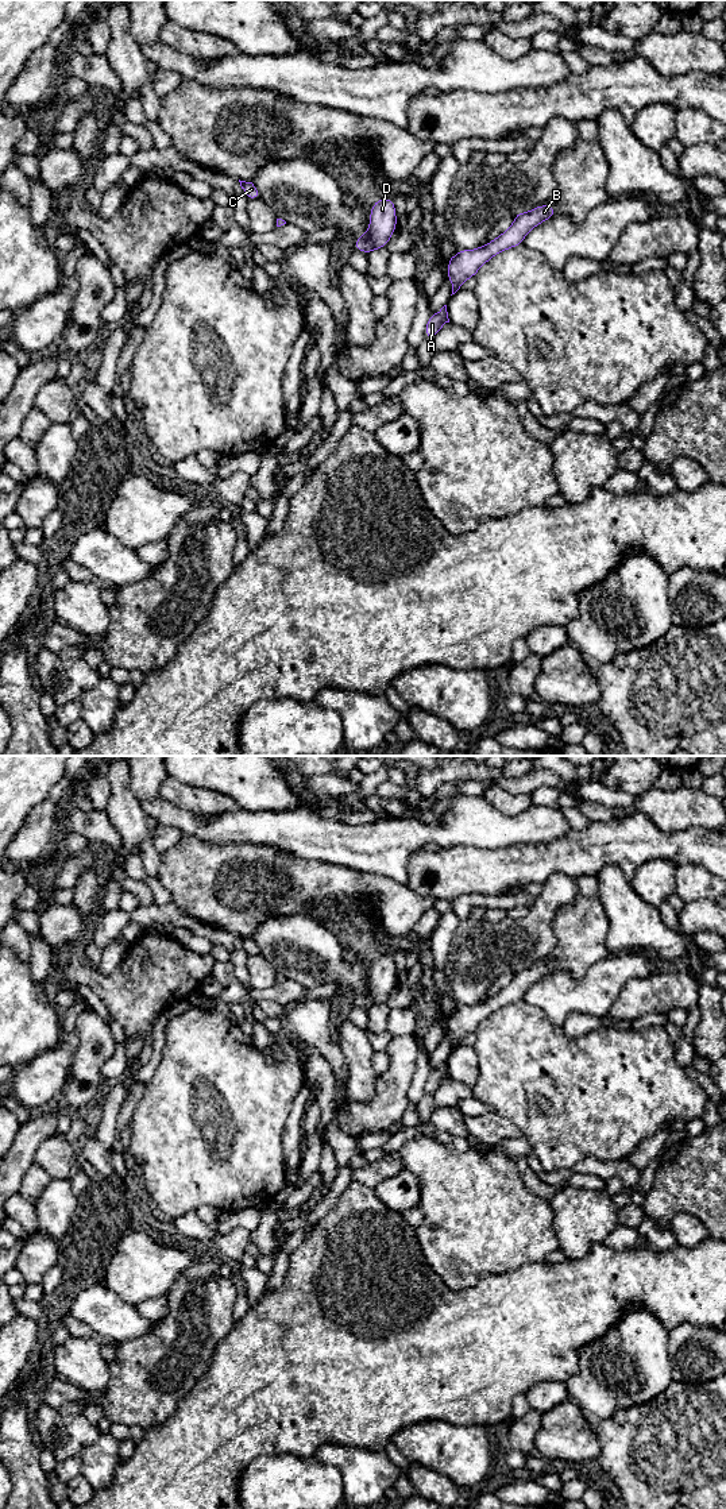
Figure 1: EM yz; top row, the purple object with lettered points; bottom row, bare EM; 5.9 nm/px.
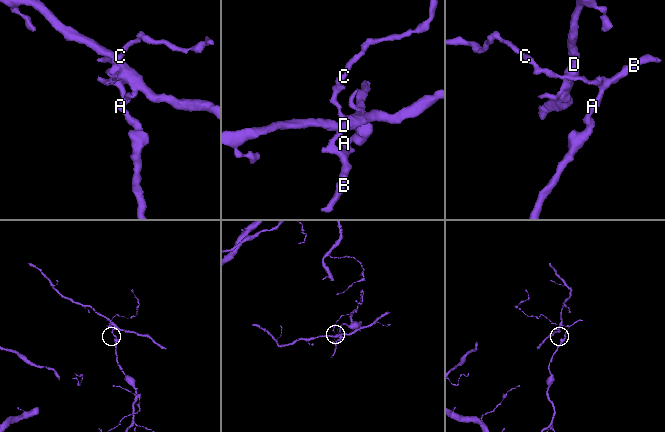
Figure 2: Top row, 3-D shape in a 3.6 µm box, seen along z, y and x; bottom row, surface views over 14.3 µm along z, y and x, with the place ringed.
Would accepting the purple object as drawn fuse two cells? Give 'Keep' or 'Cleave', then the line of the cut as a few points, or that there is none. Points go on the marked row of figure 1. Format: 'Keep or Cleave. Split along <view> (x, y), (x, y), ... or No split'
Cleave. Split along yz (363, 235), (377, 249)

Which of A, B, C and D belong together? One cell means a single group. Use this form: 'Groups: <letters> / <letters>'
Groups: A B C / D

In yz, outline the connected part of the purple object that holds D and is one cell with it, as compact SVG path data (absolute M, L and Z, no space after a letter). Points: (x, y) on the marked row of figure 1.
M385 197L371 207L368 231L363 235L372 246L383 248L387 246L397 228L397 215L394 200Z

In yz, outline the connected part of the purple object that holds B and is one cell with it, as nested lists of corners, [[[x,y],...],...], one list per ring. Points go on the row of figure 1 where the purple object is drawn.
[[[542,204],[526,213],[517,212],[511,227],[497,239],[479,248],[460,250],[455,256],[449,256],[447,278],[452,282],[452,294],[455,294],[468,278],[475,277],[478,270],[493,256],[522,244],[530,229],[556,215],[555,207]]]

